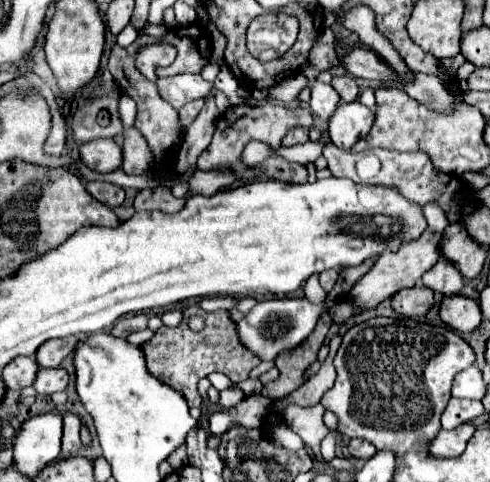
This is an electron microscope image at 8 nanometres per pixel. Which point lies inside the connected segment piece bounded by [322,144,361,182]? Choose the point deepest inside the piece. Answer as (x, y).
(341, 163)

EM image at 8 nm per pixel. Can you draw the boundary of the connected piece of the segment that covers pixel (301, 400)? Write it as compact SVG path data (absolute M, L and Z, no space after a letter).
M335 334L335 336L331 338L331 342L329 342L329 354L327 354L325 362L321 364L319 372L317 372L315 376L311 376L301 388L297 388L295 392L291 392L291 394L283 400L283 404L275 406L277 412L279 412L287 402L293 402L293 404L299 404L299 406L315 406L315 404L319 404L321 396L323 396L323 394L333 386L333 382L335 382L333 358L335 358L335 354L337 354L339 344L341 344L341 334Z

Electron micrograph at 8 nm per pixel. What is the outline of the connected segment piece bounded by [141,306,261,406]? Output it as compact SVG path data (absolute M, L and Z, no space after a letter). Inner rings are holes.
M193 306L189 310L183 312L183 320L179 326L169 328L169 326L161 326L155 334L153 340L145 342L141 346L145 358L147 358L147 368L149 372L163 384L175 388L177 392L181 392L189 406L199 406L201 404L201 396L197 392L197 382L211 374L211 372L223 372L225 376L231 378L231 382L243 382L249 378L249 372L261 362L259 356L255 356L251 350L247 350L239 336L237 336L237 326L231 320L227 310L217 310L217 312L205 312L201 310L201 306ZM193 316L213 316L213 328L205 328L203 332L195 334L189 330L187 320Z

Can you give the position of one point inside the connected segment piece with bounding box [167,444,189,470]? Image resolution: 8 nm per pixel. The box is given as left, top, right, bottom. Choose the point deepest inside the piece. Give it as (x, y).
(178, 459)

